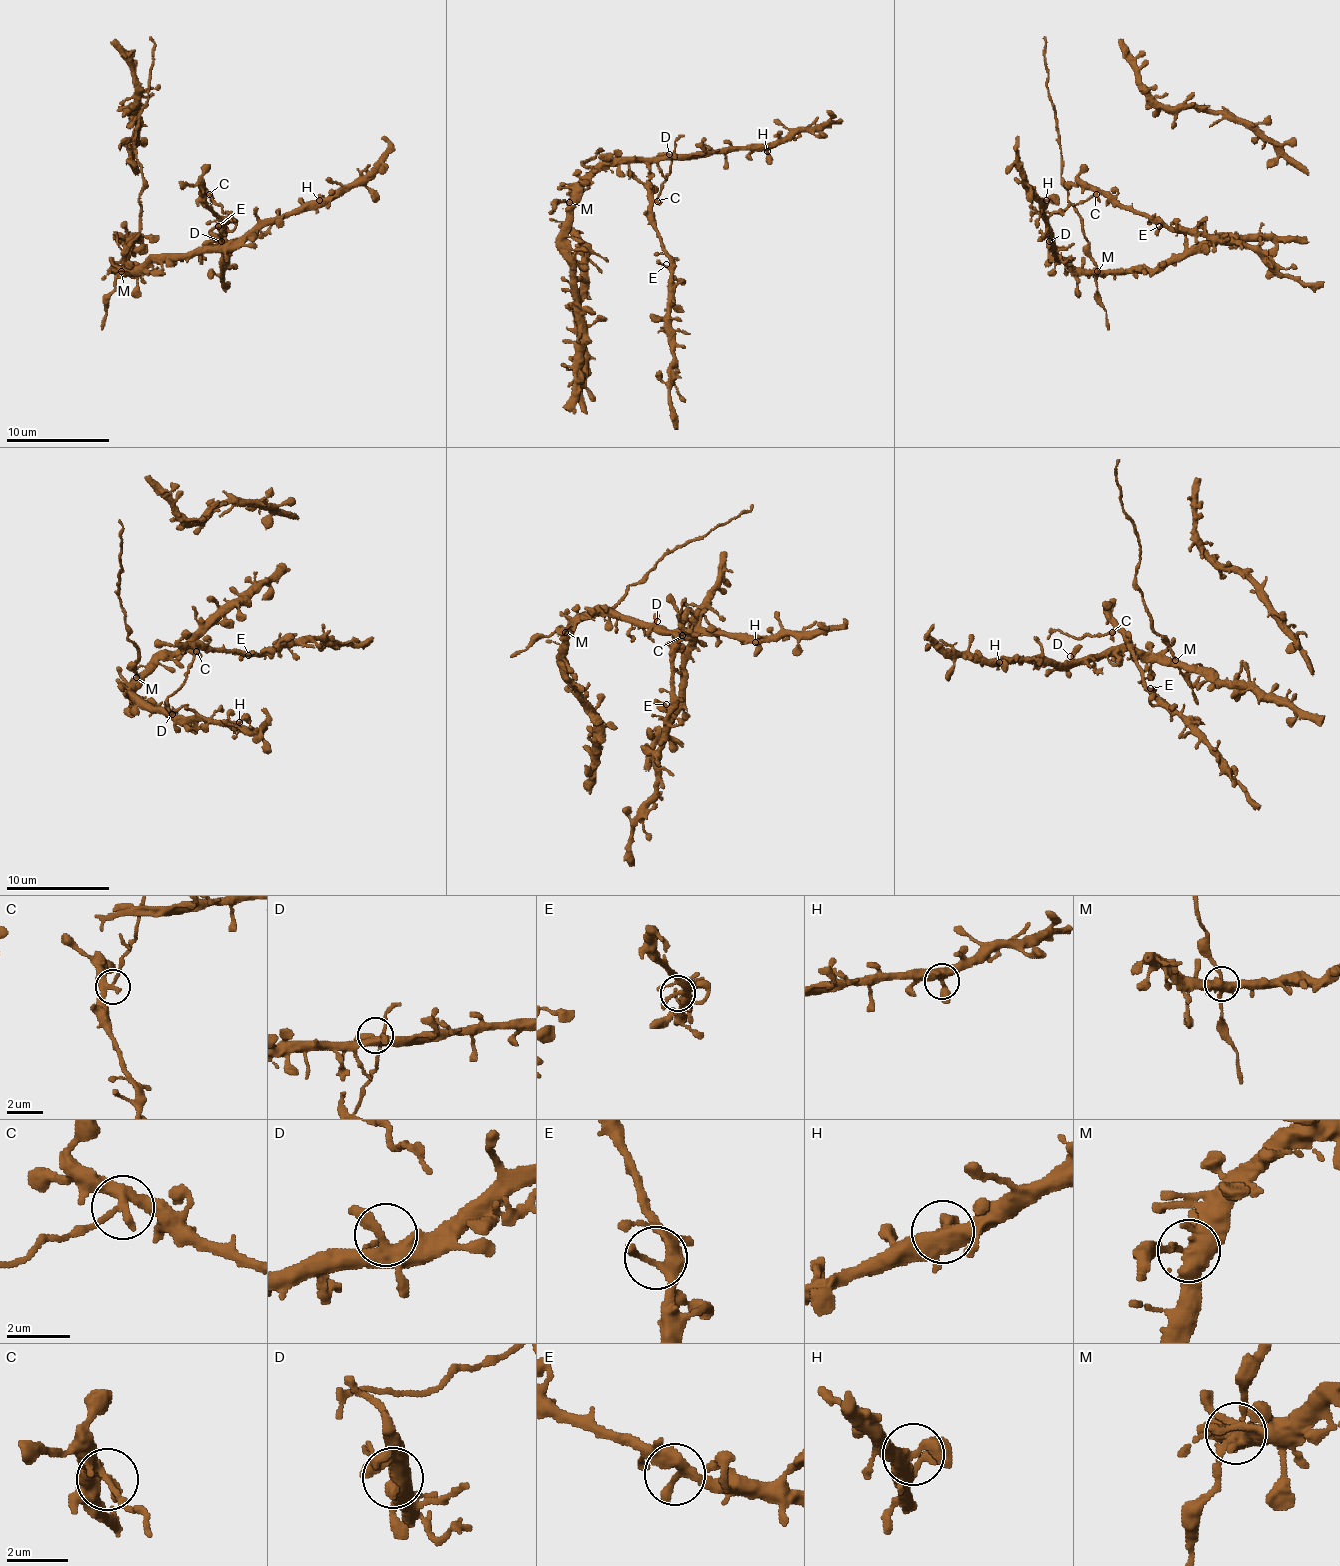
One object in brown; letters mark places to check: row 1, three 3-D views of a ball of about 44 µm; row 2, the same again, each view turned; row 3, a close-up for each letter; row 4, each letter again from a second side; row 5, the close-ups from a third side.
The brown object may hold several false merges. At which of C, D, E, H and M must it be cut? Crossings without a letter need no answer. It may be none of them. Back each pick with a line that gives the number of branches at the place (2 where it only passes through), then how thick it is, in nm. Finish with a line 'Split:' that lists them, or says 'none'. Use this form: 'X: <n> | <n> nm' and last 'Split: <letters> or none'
C: 3 | 300 nm
M: 4 | 480 nm
Split: C, M

